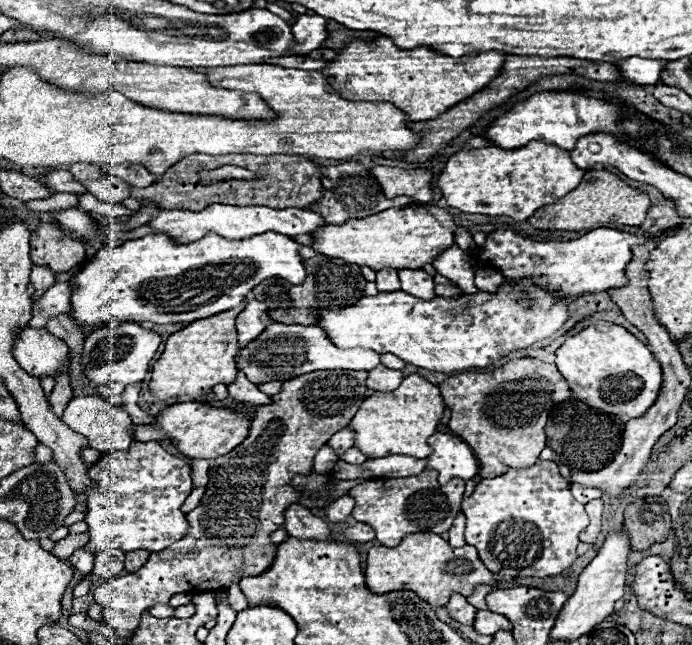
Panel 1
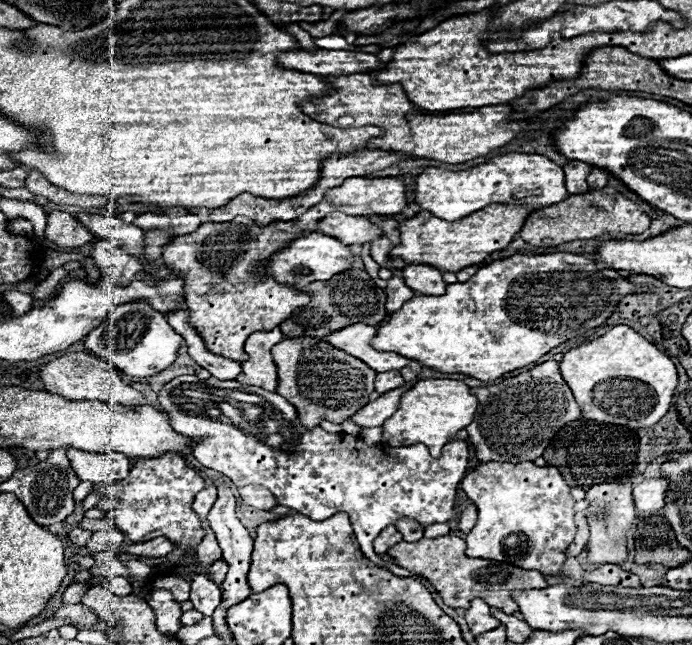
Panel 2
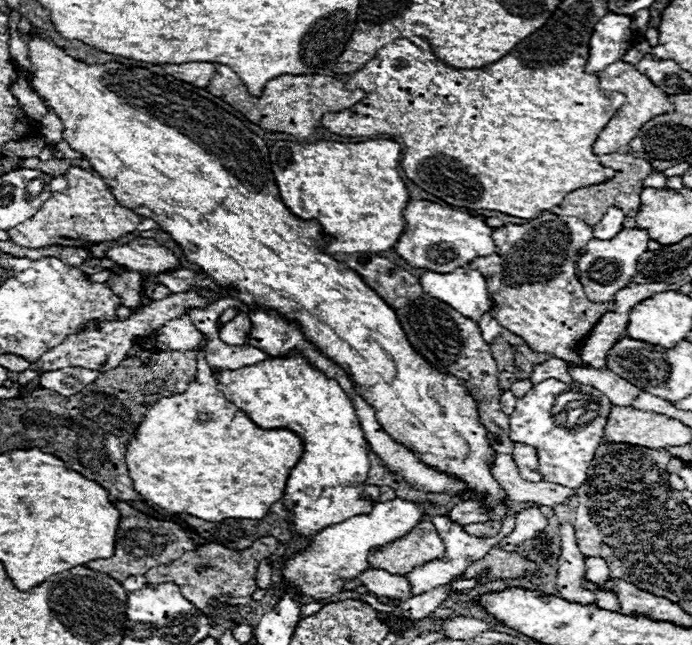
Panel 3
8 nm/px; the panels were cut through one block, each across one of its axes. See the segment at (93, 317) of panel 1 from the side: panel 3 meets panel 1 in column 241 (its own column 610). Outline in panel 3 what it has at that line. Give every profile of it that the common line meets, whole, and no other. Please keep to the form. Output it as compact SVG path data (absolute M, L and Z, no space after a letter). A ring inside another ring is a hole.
M624 228L620 234L616 234L616 238L608 240L608 242L600 242L596 238L592 242L588 242L588 246L584 246L584 250L580 252L578 268L576 268L576 276L580 278L588 300L592 300L592 302L614 302L616 292L626 288L630 284L630 280L636 276L638 256L648 250L646 248L648 240L650 240L648 230Z

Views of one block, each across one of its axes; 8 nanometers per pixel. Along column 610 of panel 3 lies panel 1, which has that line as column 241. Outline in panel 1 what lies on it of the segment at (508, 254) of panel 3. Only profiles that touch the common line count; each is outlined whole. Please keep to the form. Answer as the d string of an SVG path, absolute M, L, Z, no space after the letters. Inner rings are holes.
M242 302L238 308L220 312L212 318L196 320L180 332L174 332L166 340L166 348L162 356L152 366L152 380L148 382L150 392L158 400L188 396L188 400L200 400L212 392L216 384L232 384L236 380L234 356L234 318L244 310Z

